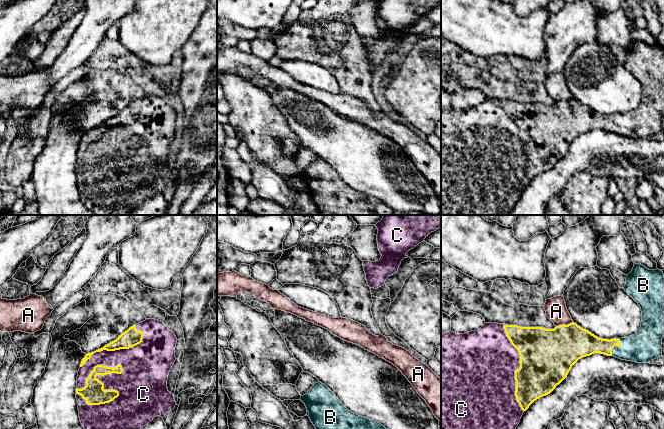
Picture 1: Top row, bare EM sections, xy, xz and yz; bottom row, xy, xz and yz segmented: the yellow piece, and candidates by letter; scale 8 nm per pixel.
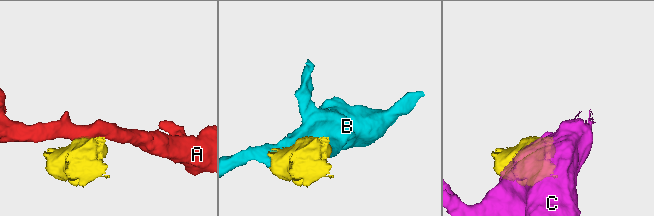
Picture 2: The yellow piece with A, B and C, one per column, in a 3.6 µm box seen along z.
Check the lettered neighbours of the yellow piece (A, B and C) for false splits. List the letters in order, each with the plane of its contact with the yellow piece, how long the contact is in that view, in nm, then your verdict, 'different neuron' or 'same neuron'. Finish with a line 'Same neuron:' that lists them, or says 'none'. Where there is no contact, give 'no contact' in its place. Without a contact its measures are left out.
A: yz | 140 nm | different neuron
B: yz | 150 nm | same neuron
C: xy | 420 nm | same neuron
Same neuron: B, C

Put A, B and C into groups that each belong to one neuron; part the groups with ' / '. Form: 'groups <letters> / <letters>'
groups A / B C

